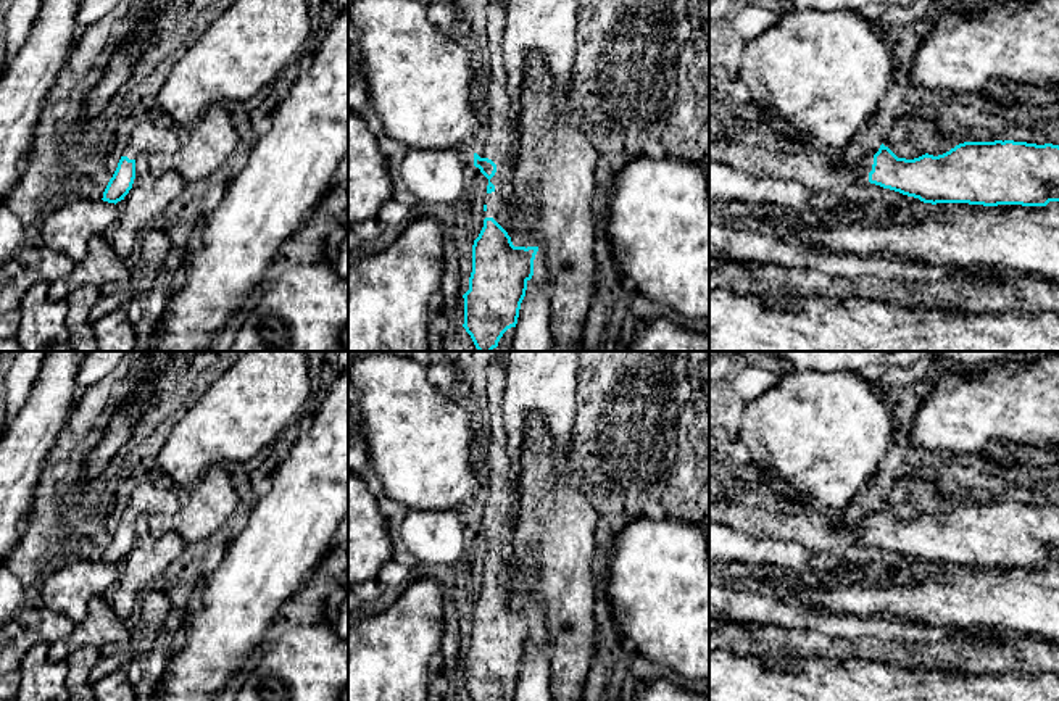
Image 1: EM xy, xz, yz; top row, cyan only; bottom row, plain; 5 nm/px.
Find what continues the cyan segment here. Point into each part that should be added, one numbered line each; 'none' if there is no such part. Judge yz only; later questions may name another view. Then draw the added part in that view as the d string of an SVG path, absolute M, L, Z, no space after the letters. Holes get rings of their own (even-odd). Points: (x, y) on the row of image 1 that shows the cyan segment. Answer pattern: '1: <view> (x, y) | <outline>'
1: yz (863, 166) | M867 139L864 153L851 166L854 174L866 182L869 182L869 172L872 171L874 155L878 151L880 145L882 145L880 139Z

